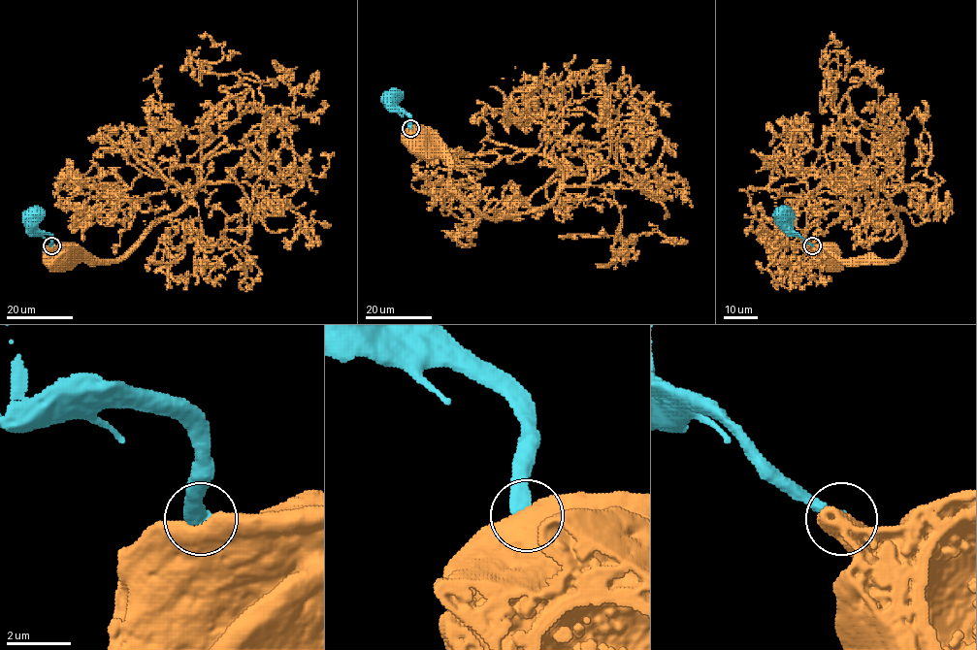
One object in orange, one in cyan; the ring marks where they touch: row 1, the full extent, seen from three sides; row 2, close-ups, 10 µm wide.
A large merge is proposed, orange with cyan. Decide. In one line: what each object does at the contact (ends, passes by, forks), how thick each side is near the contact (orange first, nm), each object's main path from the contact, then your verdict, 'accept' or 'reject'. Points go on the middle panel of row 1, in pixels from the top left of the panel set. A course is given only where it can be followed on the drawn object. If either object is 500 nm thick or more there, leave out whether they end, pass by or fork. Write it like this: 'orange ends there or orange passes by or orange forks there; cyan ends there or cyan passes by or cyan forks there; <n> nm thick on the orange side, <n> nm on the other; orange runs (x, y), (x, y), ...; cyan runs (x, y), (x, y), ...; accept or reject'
800 nm thick on the orange side, 480 nm on the other; orange runs (410, 128), (410, 135), (418, 145); cyan runs (410, 128), (410, 117), (395, 104), (392, 92), (390, 96); reject

